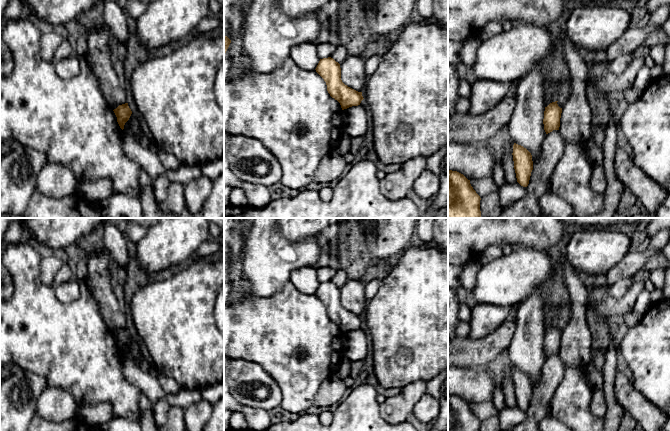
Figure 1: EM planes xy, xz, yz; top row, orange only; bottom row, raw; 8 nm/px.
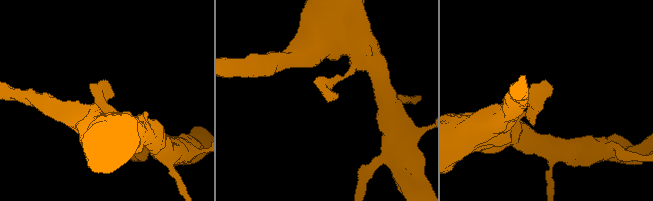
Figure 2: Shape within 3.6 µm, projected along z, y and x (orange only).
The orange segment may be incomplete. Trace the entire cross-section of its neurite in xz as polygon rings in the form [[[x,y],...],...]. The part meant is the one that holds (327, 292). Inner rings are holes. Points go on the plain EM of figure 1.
[[[333,282],[320,283],[315,294],[324,303],[328,317],[340,327],[342,334],[360,329],[364,323],[362,316],[358,316],[342,306],[340,288]]]

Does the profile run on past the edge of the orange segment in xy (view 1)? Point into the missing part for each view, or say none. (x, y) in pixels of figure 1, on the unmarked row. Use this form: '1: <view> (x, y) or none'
1: none

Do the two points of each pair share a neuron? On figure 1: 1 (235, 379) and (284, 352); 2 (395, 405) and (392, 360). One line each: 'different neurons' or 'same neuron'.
1: different neurons
2: different neurons

